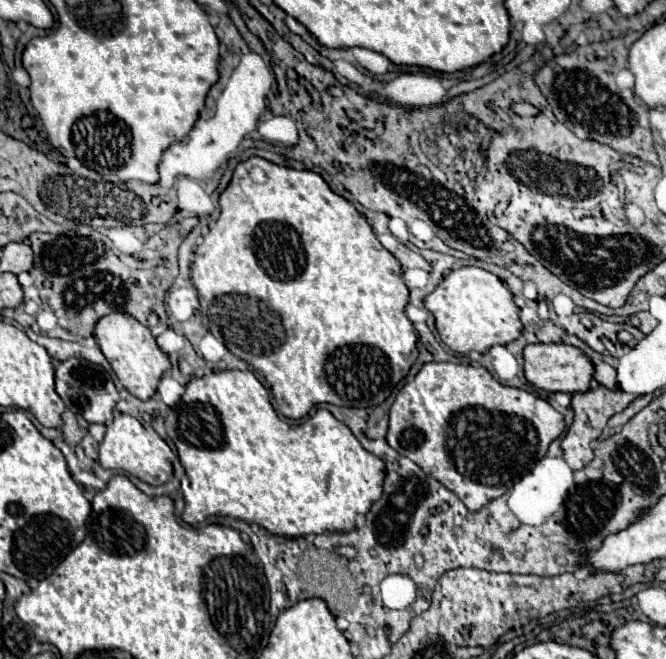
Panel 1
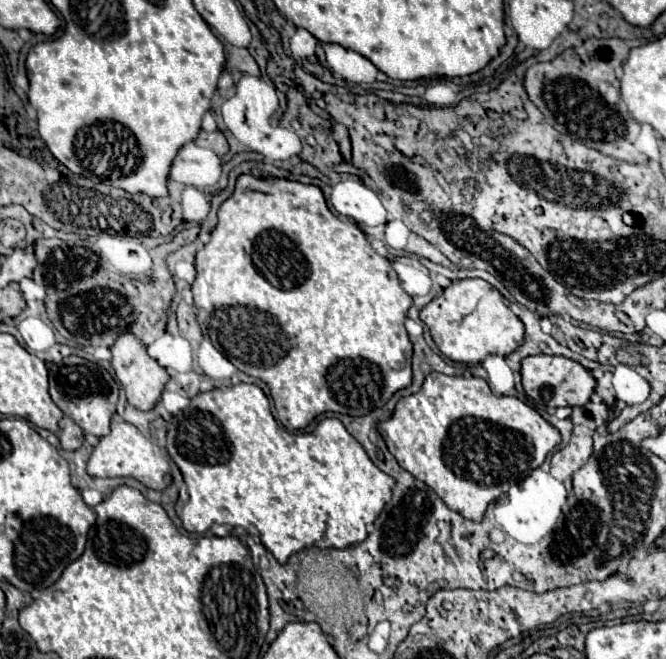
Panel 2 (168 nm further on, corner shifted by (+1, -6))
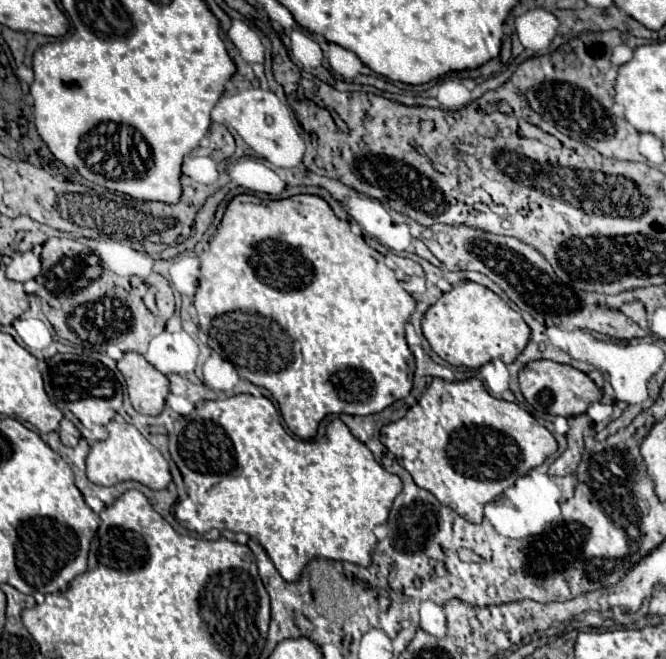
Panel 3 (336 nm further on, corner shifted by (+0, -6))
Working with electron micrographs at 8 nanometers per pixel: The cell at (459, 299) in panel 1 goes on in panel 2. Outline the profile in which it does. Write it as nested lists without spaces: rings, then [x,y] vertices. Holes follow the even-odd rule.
[[[463,279],[463,281],[453,281],[439,297],[435,297],[427,307],[421,309],[421,321],[429,327],[433,341],[437,343],[439,351],[449,357],[451,361],[459,363],[481,363],[487,355],[509,355],[513,353],[521,343],[523,343],[523,321],[503,303],[503,295],[489,285],[483,279]]]

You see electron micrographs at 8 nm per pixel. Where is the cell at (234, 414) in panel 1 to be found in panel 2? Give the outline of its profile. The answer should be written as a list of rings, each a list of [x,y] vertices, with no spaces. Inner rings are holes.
[[[247,383],[193,397],[189,407],[175,415],[175,425],[167,429],[167,451],[185,479],[186,488],[179,491],[176,504],[183,527],[189,533],[205,533],[213,523],[239,525],[247,533],[259,535],[281,565],[305,547],[347,549],[365,541],[367,525],[379,517],[395,485],[395,479],[373,465],[339,419],[323,419],[313,433],[285,433],[273,419],[265,393]]]

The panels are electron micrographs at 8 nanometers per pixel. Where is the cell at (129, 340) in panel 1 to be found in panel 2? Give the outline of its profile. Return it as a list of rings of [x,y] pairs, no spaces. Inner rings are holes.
[[[123,333],[123,335],[115,341],[115,345],[111,347],[111,351],[113,351],[113,361],[111,361],[111,365],[113,365],[115,373],[117,373],[117,379],[121,381],[123,389],[125,389],[127,401],[129,401],[133,407],[141,409],[141,411],[153,409],[155,403],[161,399],[161,393],[163,393],[163,389],[165,389],[165,383],[169,381],[167,371],[165,371],[155,359],[151,359],[151,357],[147,355],[145,347],[143,347],[143,345],[137,341],[137,337],[131,335],[131,333]]]

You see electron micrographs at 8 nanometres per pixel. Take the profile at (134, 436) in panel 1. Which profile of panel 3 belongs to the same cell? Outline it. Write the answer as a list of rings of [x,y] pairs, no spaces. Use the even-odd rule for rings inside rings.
[[[108,423],[108,439],[98,441],[86,459],[86,475],[96,485],[116,485],[120,481],[140,481],[142,485],[150,489],[166,489],[172,481],[168,461],[162,457],[162,453],[130,423]]]

